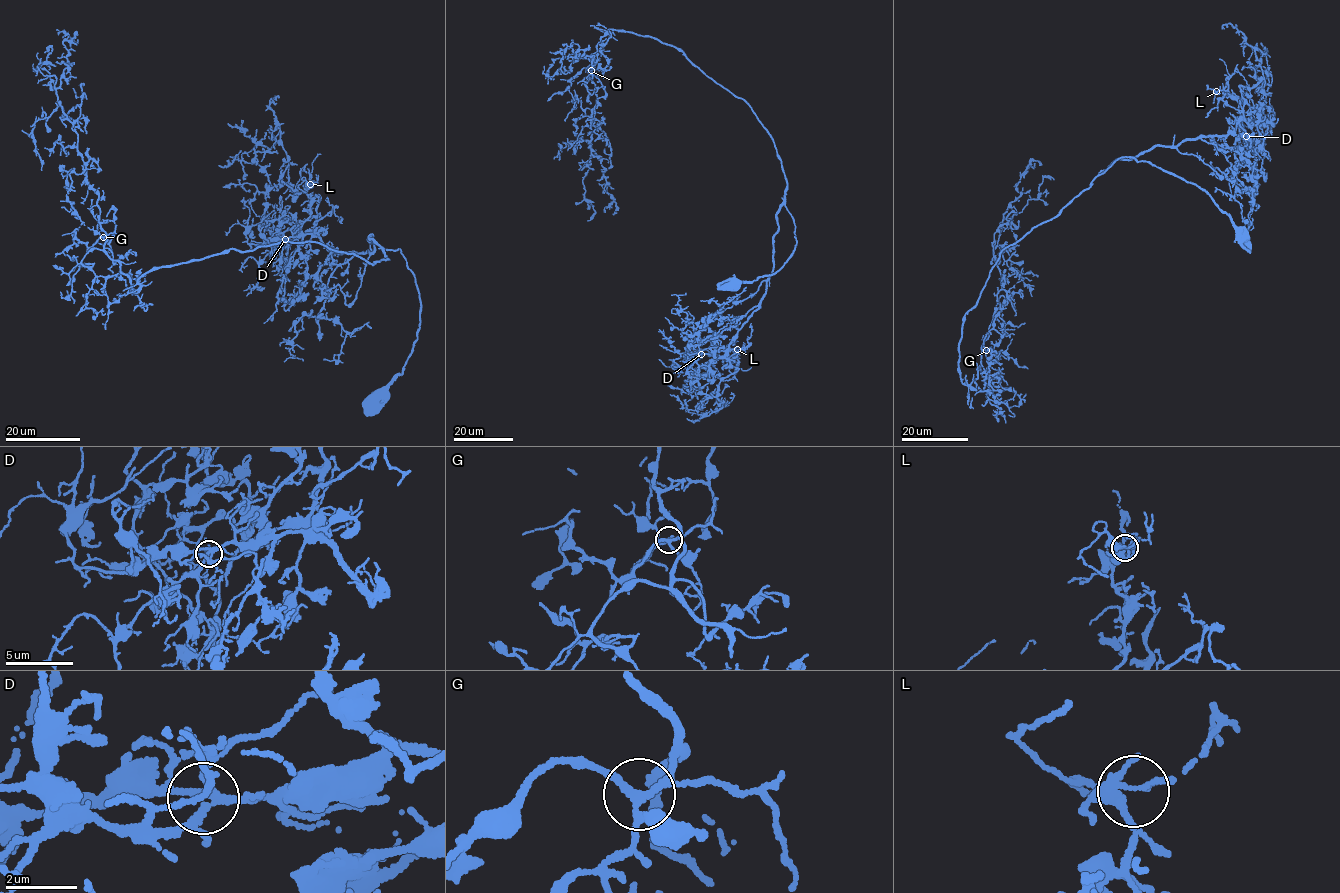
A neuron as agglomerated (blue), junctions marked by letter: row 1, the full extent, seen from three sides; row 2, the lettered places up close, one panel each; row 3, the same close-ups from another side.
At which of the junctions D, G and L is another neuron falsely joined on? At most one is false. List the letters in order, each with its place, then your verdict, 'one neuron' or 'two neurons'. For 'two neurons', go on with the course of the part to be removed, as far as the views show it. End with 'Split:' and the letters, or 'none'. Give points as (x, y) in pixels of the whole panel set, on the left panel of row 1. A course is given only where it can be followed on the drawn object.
D: (285, 239) | one neuron
G: (103, 237) | one neuron
L: (310, 184) | one neuron
Split: none

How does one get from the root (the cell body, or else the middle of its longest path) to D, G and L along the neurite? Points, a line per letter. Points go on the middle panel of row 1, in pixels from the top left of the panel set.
D: (732, 285), (772, 274), (790, 256), (794, 222), (784, 204), (763, 298), (726, 349), (701, 354)
G: (732, 285), (779, 270), (795, 246), (768, 130), (750, 105), (651, 37), (609, 29), (590, 70)
L: (732, 285), (772, 274), (790, 256), (794, 222), (784, 204), (763, 298), (715, 359), (732, 360), (737, 349)

